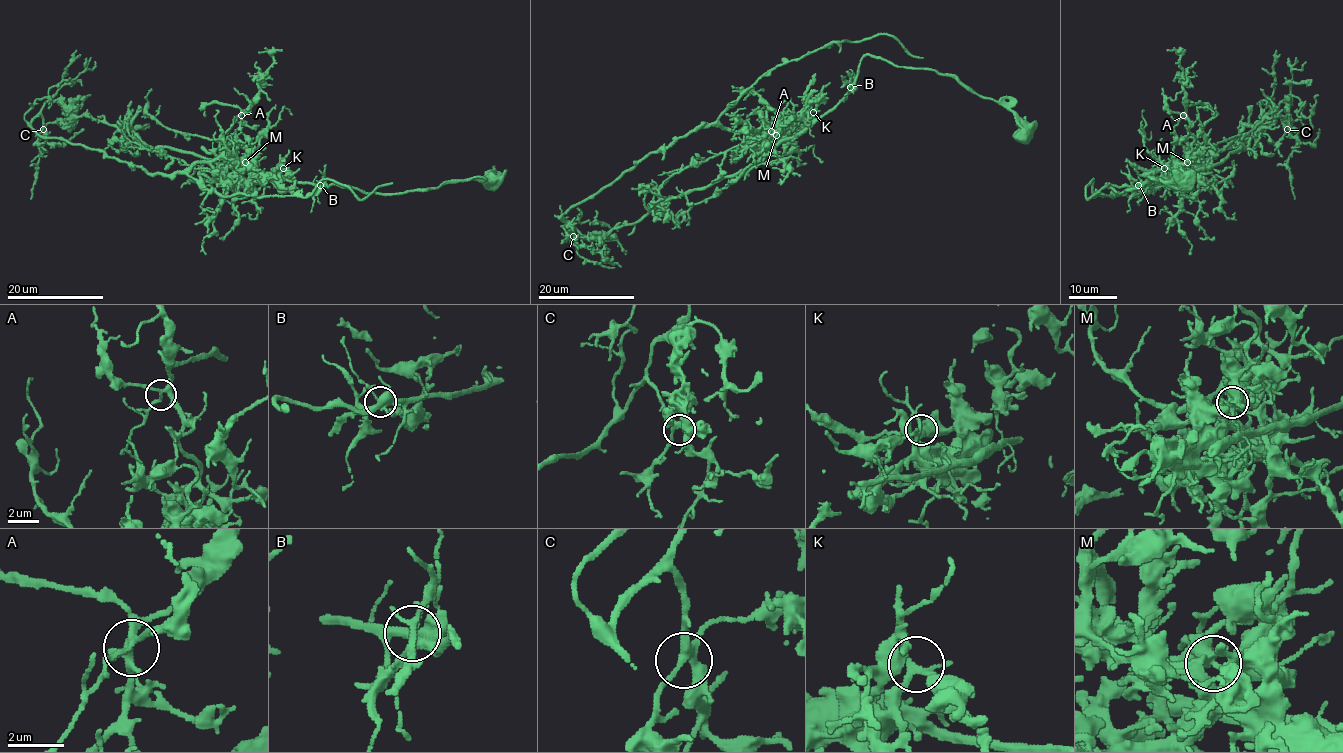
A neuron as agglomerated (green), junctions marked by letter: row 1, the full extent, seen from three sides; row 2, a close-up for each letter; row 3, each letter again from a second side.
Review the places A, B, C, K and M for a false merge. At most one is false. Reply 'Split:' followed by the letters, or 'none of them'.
Split: M

